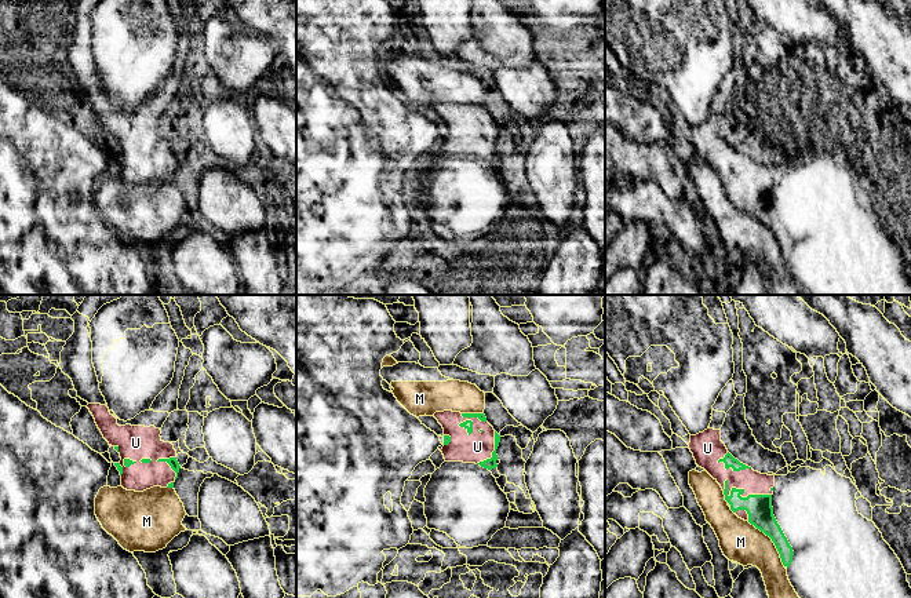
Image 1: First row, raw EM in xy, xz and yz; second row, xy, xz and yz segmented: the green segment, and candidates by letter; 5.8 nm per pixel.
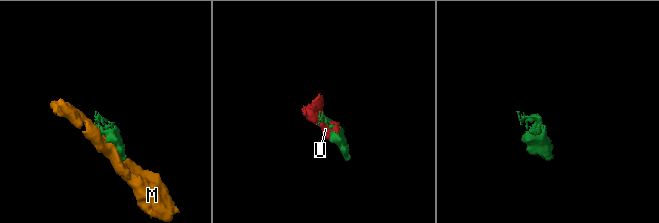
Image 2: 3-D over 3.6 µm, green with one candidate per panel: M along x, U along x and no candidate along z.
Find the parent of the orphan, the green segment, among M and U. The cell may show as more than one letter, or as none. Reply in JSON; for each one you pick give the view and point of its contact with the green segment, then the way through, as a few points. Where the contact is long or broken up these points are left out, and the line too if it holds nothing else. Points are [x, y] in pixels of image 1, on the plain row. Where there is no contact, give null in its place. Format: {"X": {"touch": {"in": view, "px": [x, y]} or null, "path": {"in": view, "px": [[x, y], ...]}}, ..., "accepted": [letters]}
{"U": {"touch": {"in": "yz", "px": [743, 189]}}, "accepted": ["U"]}

